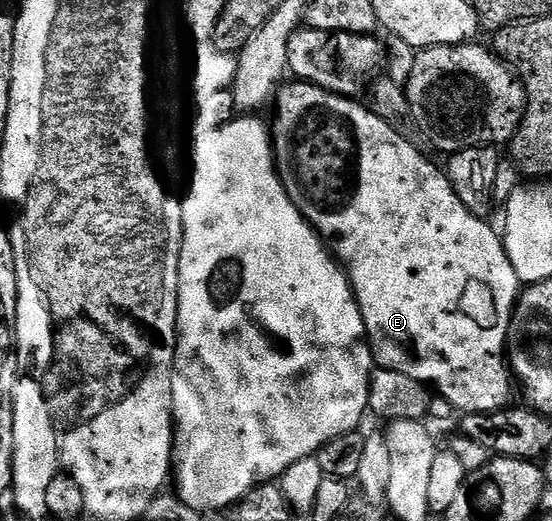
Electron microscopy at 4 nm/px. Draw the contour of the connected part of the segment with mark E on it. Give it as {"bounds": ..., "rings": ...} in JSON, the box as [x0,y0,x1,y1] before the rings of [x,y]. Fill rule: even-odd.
{"bounds":[272,81,520,412],"rings":[[[290,81],[279,90],[274,107],[274,123],[272,122],[272,142],[274,144],[274,160],[278,164],[278,172],[282,183],[286,186],[294,203],[302,210],[302,216],[314,226],[328,244],[333,256],[339,264],[344,265],[346,276],[350,279],[350,287],[354,290],[356,301],[360,305],[360,313],[364,317],[366,337],[370,341],[378,367],[392,369],[400,373],[408,373],[408,377],[421,379],[437,394],[442,395],[459,412],[501,411],[511,406],[510,383],[512,387],[512,367],[508,362],[508,340],[510,324],[514,322],[514,309],[518,305],[520,284],[516,277],[516,269],[512,269],[512,261],[506,256],[506,245],[501,234],[498,235],[486,224],[481,215],[474,215],[460,201],[450,184],[450,176],[441,166],[437,167],[425,154],[407,141],[388,121],[366,107],[357,98],[348,95],[337,95],[326,87],[317,87],[311,83]]]}

